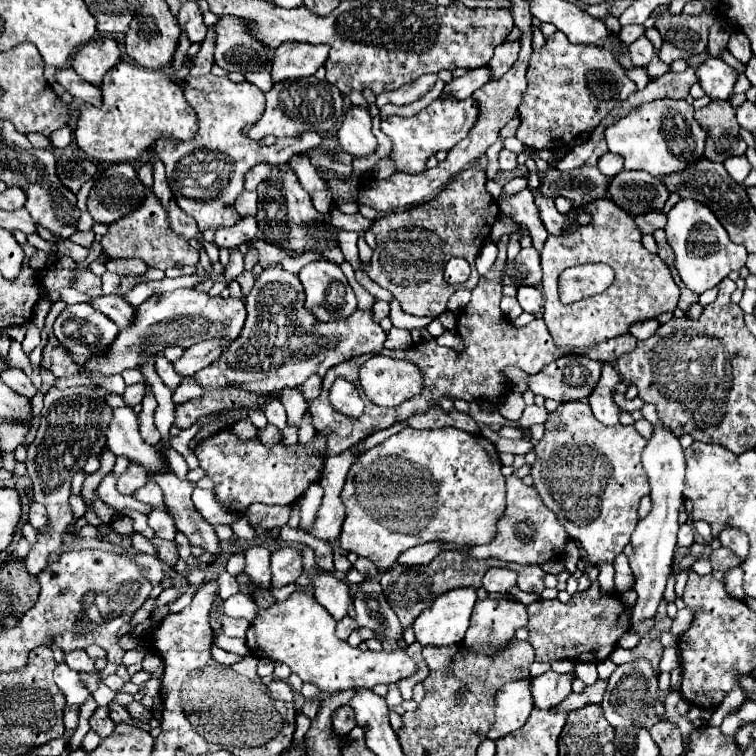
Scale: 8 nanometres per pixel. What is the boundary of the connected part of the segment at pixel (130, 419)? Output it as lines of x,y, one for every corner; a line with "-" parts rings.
120,407
112,411
112,421
106,431
106,447
114,455
126,455
130,461
138,461
146,465
150,479
158,469
164,467
164,459
160,451
142,441
138,433
138,417
130,407

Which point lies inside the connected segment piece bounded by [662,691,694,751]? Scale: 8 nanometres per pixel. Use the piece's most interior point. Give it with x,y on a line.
676,711

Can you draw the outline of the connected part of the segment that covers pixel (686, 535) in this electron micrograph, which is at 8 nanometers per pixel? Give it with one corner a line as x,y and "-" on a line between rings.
686,521
678,529
678,547
690,547
692,543
694,543
694,529
692,529
692,523

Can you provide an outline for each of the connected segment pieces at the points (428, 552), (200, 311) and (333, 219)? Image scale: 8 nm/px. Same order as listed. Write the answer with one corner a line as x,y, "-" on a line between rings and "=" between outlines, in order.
434,543
434,545
416,545
414,549
408,549
406,553
402,553
398,557
400,565
428,565
436,553
442,551
442,543
=
178,289
172,293
162,293
150,297
146,305
138,307
138,317
134,319
134,325
126,329
126,333
120,331
110,351
102,357
90,359
84,365
84,373
102,373
102,375
114,375
122,373
124,369
132,369
138,365
138,349
150,349
150,353
164,353
166,347
178,345
182,349
192,347
194,343
202,343
206,339
226,339
234,341
244,325
246,309
242,299
232,297
210,297
204,291
198,289
=
332,205
330,209
330,223
338,229
346,229
346,231
368,231
372,227
374,221
370,219
364,219
362,215
344,215
344,213
338,213
338,207

